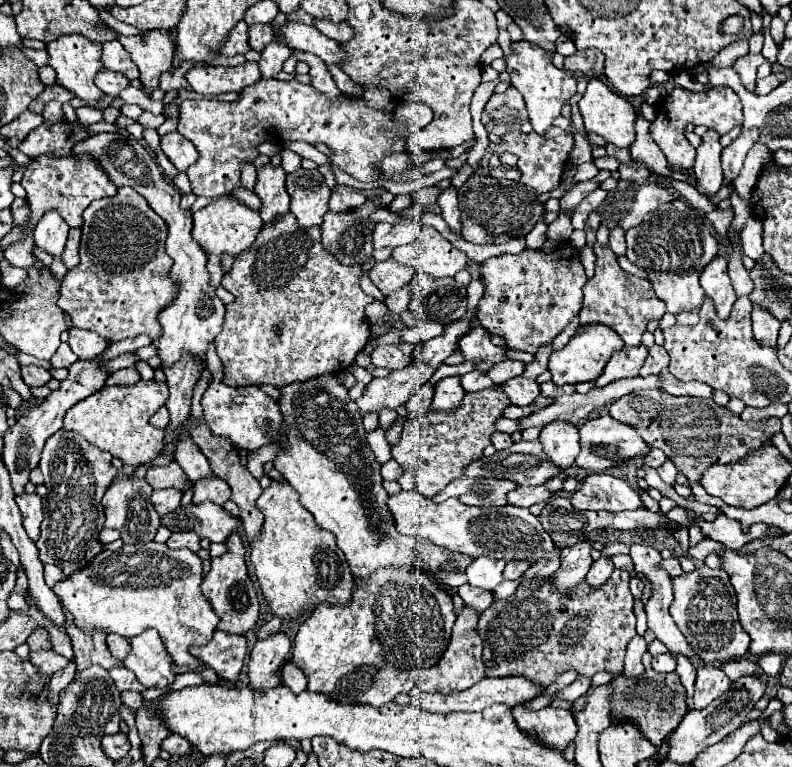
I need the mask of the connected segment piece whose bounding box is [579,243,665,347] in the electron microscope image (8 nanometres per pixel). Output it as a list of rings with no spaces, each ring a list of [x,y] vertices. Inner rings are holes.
[[[595,243],[593,247],[597,261],[595,261],[595,275],[591,279],[587,279],[585,287],[583,287],[583,307],[579,311],[579,327],[585,325],[593,325],[593,323],[601,323],[609,329],[613,329],[625,345],[639,345],[641,343],[641,335],[645,333],[649,321],[659,321],[665,313],[665,305],[663,301],[655,295],[655,291],[651,289],[651,283],[643,277],[635,277],[635,275],[627,275],[615,255],[609,253],[609,249],[601,249],[599,243]]]

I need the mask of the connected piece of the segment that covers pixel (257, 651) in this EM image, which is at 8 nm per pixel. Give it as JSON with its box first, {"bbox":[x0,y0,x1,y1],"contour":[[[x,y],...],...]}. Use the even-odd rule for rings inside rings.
{"bbox":[249,633,291,693],"contour":[[[275,633],[269,639],[259,639],[253,645],[249,657],[249,689],[257,693],[267,693],[283,683],[281,669],[289,659],[291,643],[283,633]]]}

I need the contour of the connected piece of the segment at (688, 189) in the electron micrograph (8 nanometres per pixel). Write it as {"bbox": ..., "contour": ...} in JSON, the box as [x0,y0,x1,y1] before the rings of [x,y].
{"bbox":[661,177,715,213],"contour":[[[661,177],[661,181],[665,181],[667,183],[667,187],[671,187],[671,189],[675,189],[683,199],[687,199],[693,207],[697,207],[697,209],[701,209],[703,213],[707,213],[707,211],[713,211],[715,209],[715,205],[711,203],[711,201],[707,201],[691,183],[685,183],[685,181],[677,181],[677,179],[671,179],[671,177]]]}

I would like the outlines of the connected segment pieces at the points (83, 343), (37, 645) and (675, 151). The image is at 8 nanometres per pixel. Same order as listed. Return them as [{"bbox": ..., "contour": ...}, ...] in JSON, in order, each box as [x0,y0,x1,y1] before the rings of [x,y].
[{"bbox":[69,327,109,359],"contour":[[[71,327],[69,329],[69,345],[79,359],[93,359],[93,357],[99,357],[107,349],[109,343],[103,337],[99,337],[97,333]]]},{"bbox":[26,627,52,651],"contour":[[[42,627],[36,628],[27,638],[26,643],[28,644],[30,651],[52,649],[49,634]]]},{"bbox":[649,87,743,173],"contour":[[[675,87],[667,97],[663,97],[659,103],[655,103],[655,119],[649,127],[649,133],[653,135],[653,141],[659,145],[659,149],[665,153],[669,165],[675,171],[691,173],[691,165],[695,161],[695,147],[685,137],[685,127],[689,123],[693,125],[705,125],[711,131],[725,135],[733,127],[741,125],[743,121],[743,105],[739,95],[731,87],[711,87],[707,91],[689,91],[683,87]]]}]

